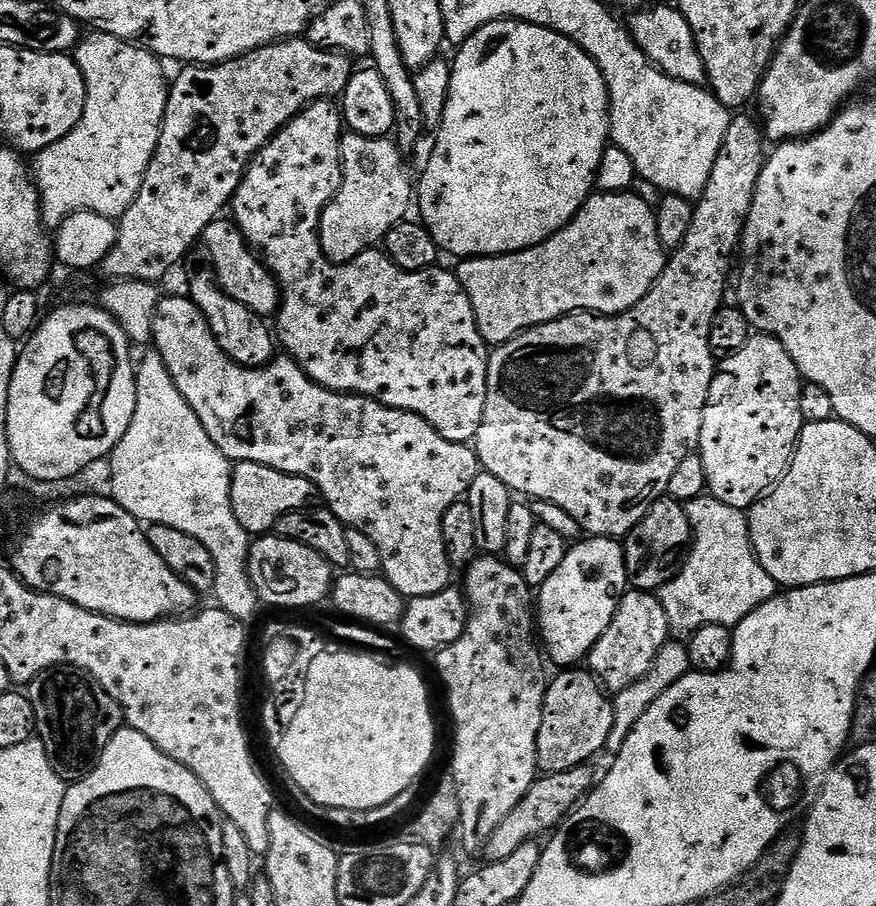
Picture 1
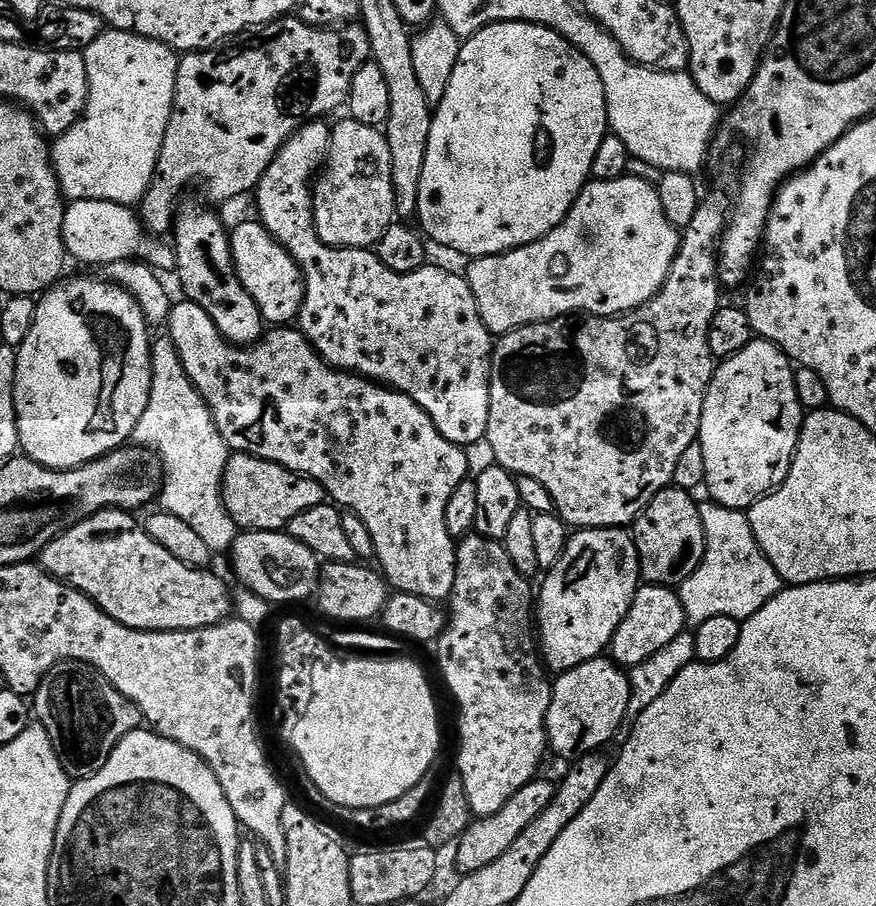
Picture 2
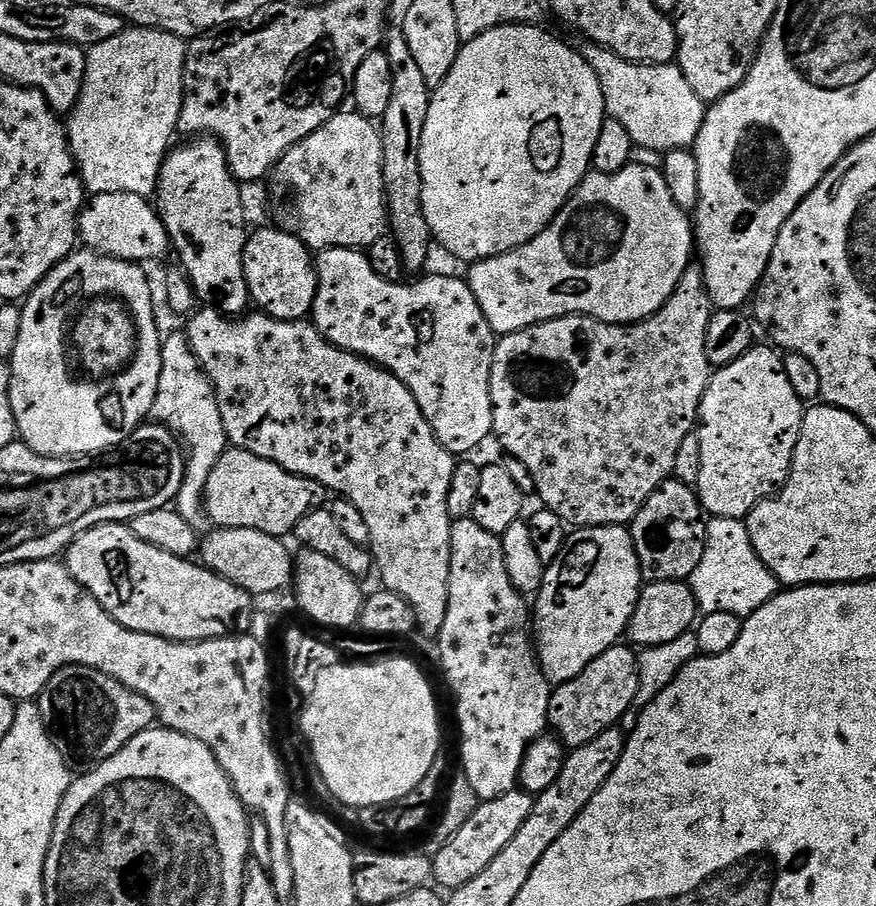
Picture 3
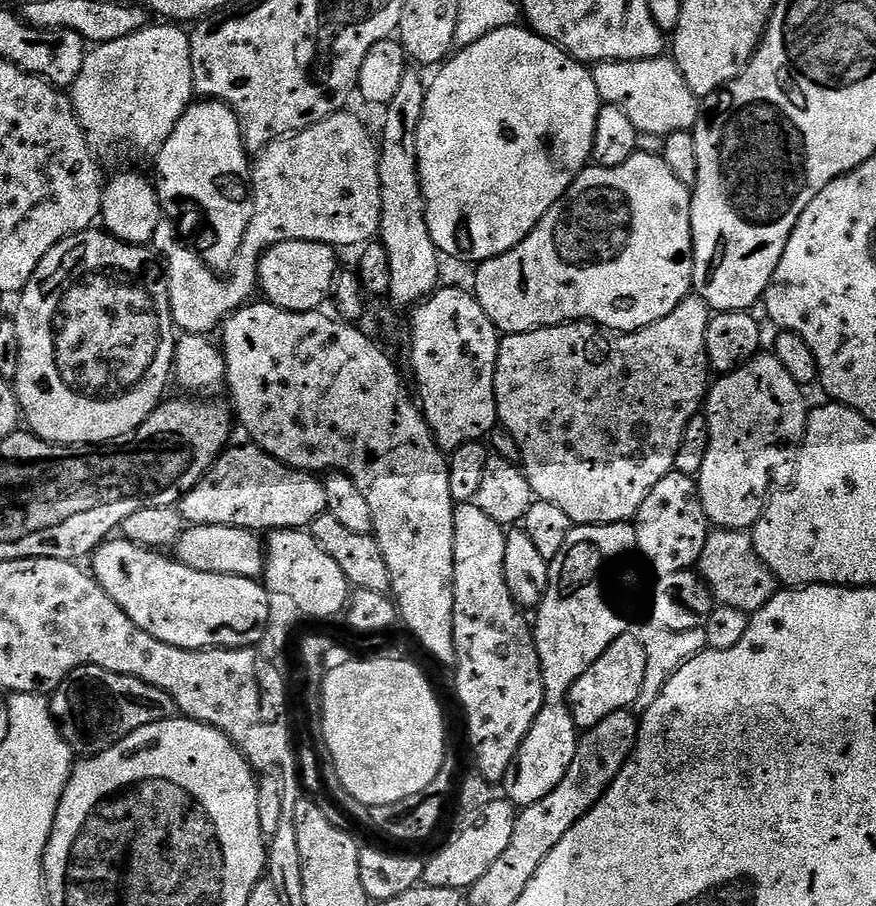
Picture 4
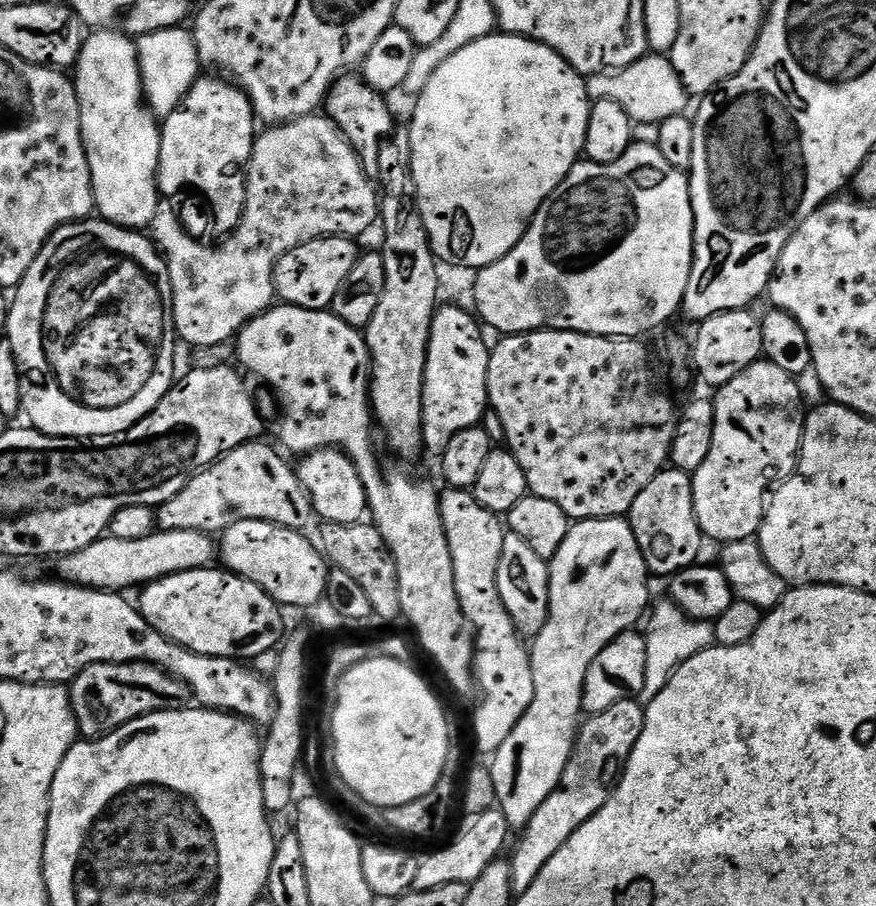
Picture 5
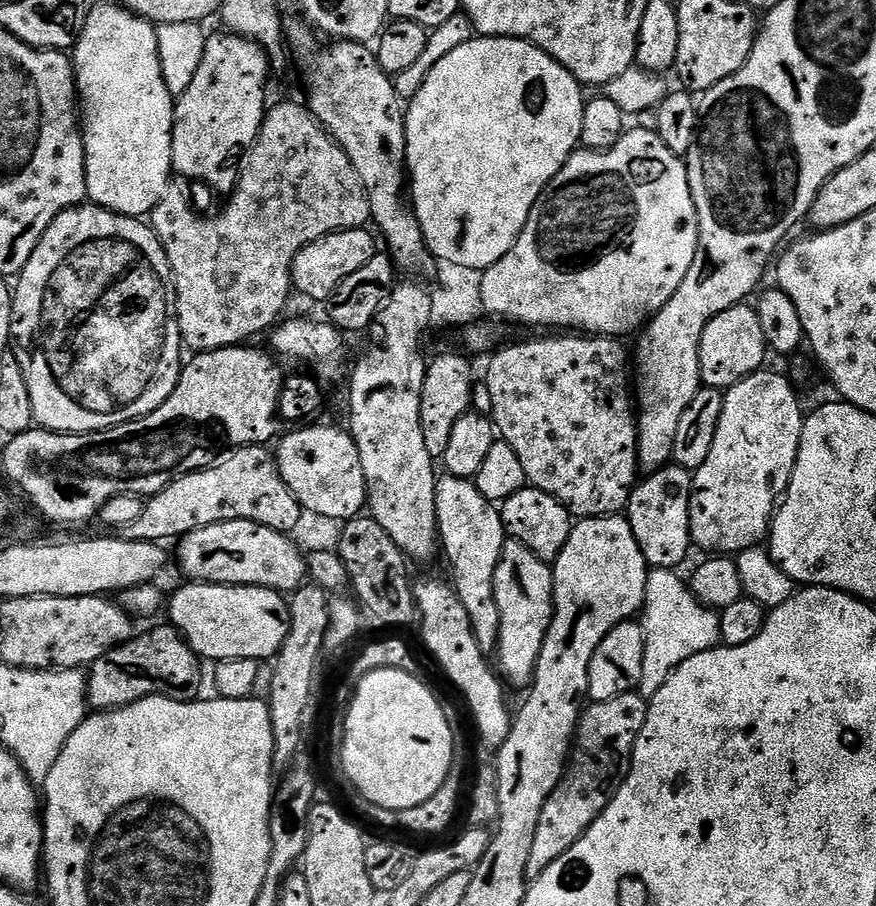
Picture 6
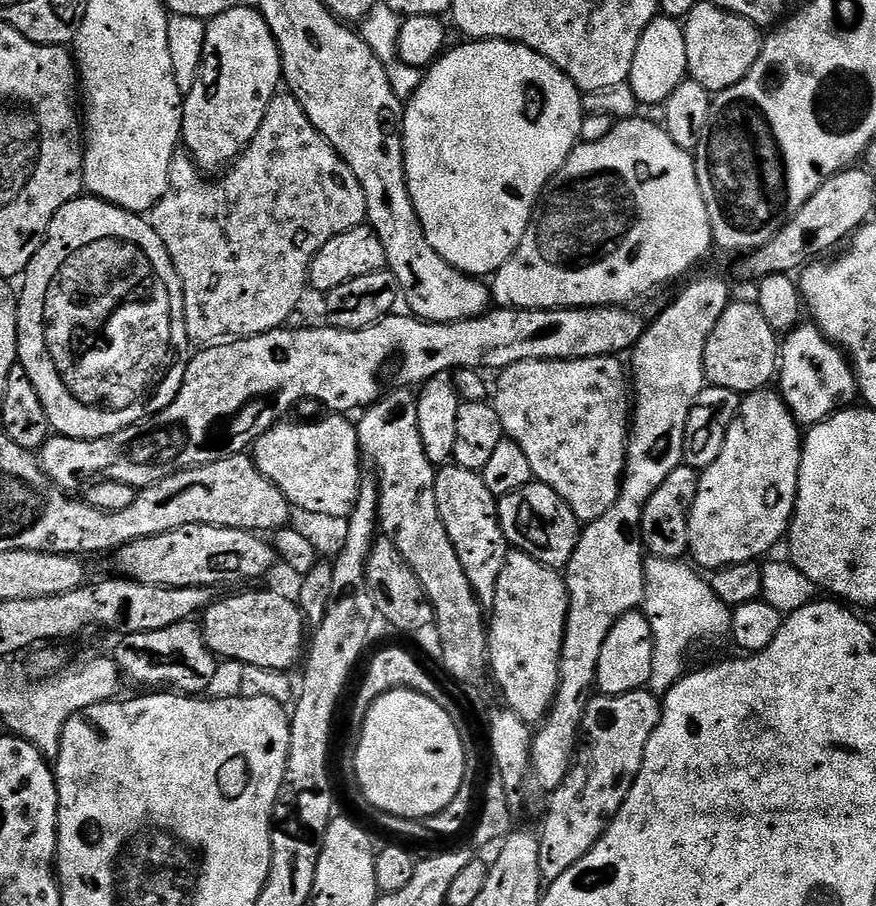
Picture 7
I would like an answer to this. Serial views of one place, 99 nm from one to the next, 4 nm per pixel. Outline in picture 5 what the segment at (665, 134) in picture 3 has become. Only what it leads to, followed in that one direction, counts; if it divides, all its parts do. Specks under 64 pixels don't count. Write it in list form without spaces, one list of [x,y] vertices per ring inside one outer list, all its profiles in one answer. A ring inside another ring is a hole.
[[[649,54],[625,68],[599,72],[597,76],[587,77],[586,83],[589,100],[595,102],[609,99],[611,102],[618,102],[636,126],[640,124],[658,126],[666,118],[685,115],[684,107],[690,103],[689,94],[682,86],[671,59],[664,54]]]

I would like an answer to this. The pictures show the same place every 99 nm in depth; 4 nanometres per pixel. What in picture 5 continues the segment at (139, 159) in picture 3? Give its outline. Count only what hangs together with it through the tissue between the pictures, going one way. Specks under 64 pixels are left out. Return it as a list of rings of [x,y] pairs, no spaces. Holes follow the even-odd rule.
[[[187,27],[167,28],[139,37],[138,51],[146,103],[157,117],[169,116],[182,103],[184,96],[196,85],[201,75],[202,65],[198,58],[196,39]]]

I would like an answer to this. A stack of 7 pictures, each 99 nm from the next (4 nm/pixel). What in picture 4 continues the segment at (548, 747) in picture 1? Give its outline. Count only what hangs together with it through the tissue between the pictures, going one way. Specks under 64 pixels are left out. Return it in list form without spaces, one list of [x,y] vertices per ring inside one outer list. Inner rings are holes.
[[[625,634],[610,642],[598,662],[594,662],[594,666],[590,666],[590,670],[586,670],[586,674],[582,674],[574,686],[570,686],[568,709],[577,729],[593,728],[602,722],[602,718],[631,709],[634,698],[642,694],[642,678],[646,678],[646,650],[643,639],[639,635],[632,635]]]

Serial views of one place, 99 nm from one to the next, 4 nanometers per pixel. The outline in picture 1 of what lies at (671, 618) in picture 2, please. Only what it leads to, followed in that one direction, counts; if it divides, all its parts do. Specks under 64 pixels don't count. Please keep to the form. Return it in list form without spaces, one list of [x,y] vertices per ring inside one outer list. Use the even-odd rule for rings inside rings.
[[[629,590],[620,599],[614,622],[606,626],[606,634],[594,642],[586,661],[587,671],[591,672],[609,693],[626,690],[633,682],[638,682],[654,662],[658,650],[670,638],[666,610],[662,608],[659,595],[639,590]]]

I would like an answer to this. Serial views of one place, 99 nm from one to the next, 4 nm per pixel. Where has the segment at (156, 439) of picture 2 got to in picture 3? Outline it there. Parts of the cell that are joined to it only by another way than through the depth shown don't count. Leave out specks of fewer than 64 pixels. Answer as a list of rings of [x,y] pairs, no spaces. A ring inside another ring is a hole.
[[[183,331],[172,332],[163,337],[162,374],[158,378],[158,394],[154,398],[151,419],[176,433],[186,453],[184,481],[176,495],[174,507],[198,534],[209,531],[210,521],[204,509],[206,478],[210,470],[218,466],[218,458],[230,445],[226,426],[222,426],[222,410],[218,410],[218,398],[212,379],[202,370],[187,335]]]

